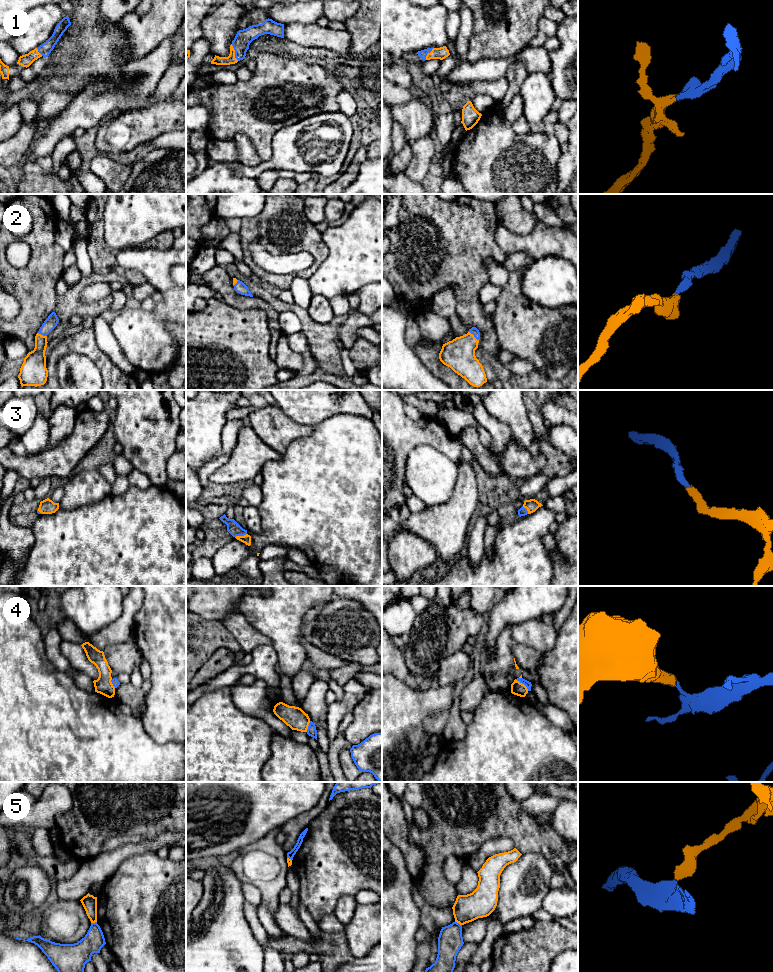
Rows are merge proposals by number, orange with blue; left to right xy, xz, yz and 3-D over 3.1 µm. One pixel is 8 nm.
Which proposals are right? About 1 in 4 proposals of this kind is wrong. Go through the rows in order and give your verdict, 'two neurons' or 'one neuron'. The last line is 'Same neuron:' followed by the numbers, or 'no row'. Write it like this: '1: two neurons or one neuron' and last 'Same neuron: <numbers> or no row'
1: one neuron
2: one neuron
3: one neuron
4: two neurons
5: two neurons
Same neuron: 1, 2, 3

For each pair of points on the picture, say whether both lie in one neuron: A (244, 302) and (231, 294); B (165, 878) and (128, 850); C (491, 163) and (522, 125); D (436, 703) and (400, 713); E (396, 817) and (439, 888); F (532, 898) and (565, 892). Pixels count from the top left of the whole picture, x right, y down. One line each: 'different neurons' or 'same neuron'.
A: same neuron
B: different neurons
C: different neurons
D: same neuron
E: different neurons
F: different neurons

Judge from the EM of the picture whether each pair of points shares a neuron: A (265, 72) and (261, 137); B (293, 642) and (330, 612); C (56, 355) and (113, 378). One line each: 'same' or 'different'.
A: same
B: different
C: same

